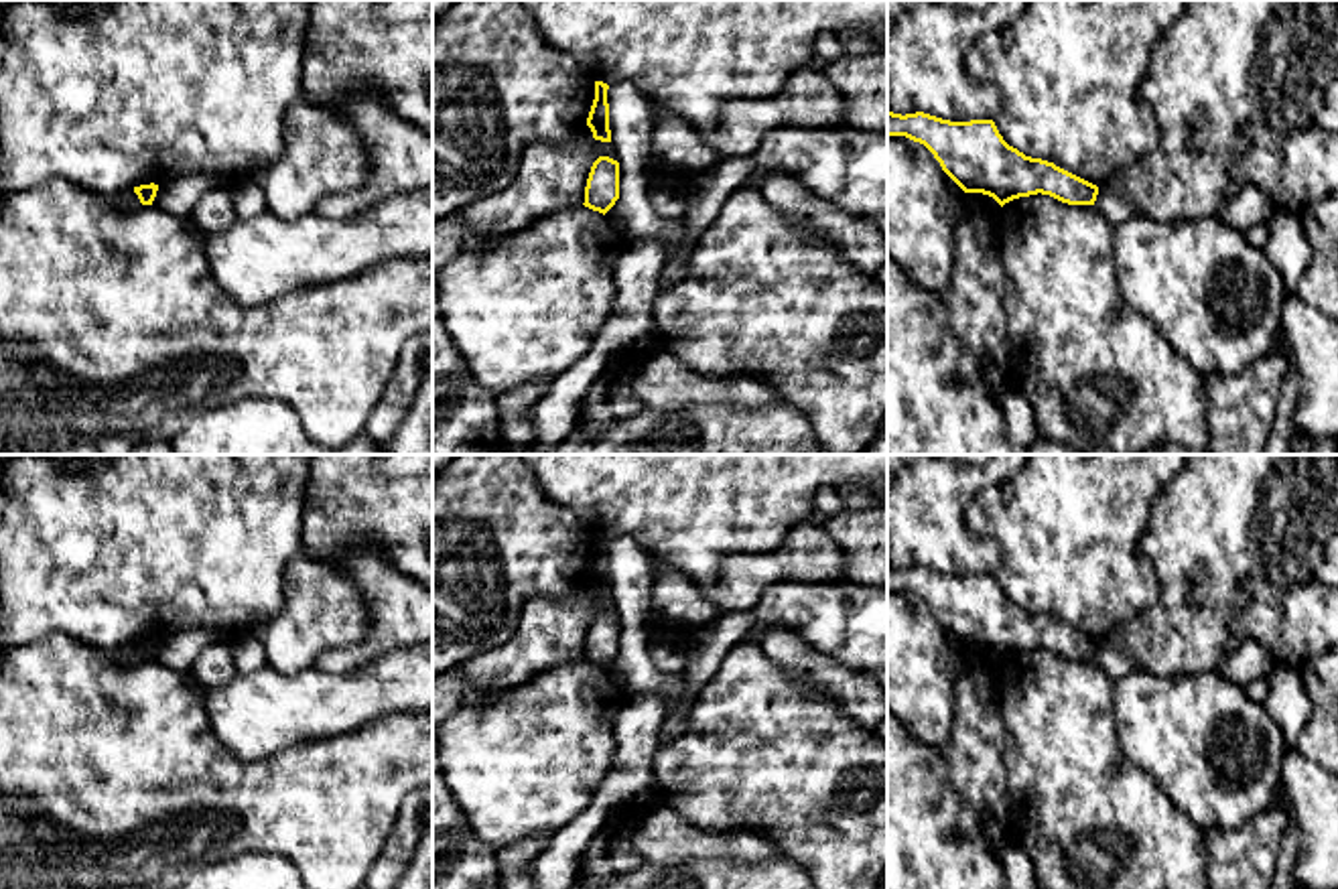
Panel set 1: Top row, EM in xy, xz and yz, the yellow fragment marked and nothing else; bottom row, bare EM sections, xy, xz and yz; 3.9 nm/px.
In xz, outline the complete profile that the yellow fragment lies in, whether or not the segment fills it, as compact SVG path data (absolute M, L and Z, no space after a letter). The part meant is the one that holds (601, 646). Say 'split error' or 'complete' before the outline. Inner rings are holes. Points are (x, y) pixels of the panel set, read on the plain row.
complete | M599 611L589 627L585 641L585 662L607 668L619 654L619 617Z

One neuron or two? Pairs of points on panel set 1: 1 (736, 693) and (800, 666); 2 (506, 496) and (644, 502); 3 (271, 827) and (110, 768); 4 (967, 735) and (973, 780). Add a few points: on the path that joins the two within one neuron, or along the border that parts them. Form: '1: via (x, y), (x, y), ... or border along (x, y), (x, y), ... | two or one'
1: border along (758, 644), (805, 689), (821, 691), (829, 697) | two
2: border along (532, 475), (551, 500), (567, 506), (585, 526) | two
3: via (230, 804), (151, 796) | one
4: via (975, 745), (975, 770) | one

